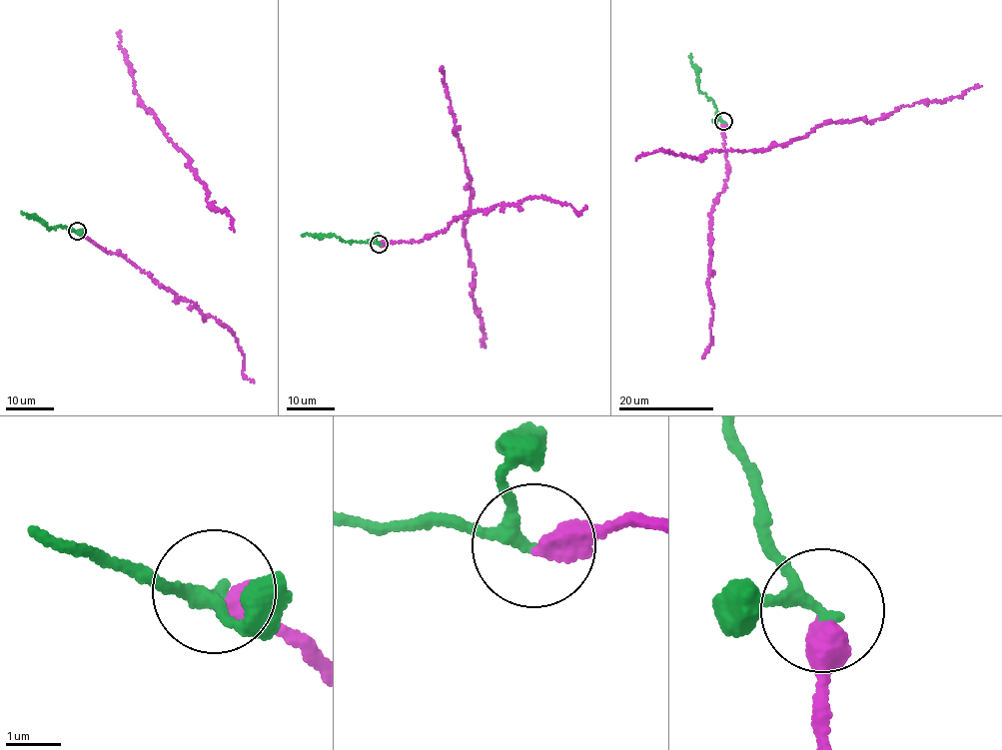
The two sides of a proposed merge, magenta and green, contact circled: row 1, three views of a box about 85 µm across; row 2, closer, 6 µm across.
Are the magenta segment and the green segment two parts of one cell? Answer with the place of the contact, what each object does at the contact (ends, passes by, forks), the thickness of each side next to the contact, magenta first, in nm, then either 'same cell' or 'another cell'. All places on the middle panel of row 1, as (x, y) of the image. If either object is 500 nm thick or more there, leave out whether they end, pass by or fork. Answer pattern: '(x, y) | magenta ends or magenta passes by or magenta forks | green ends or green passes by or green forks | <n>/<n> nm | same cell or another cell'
(379, 244) | 500/220 nm | same cell

